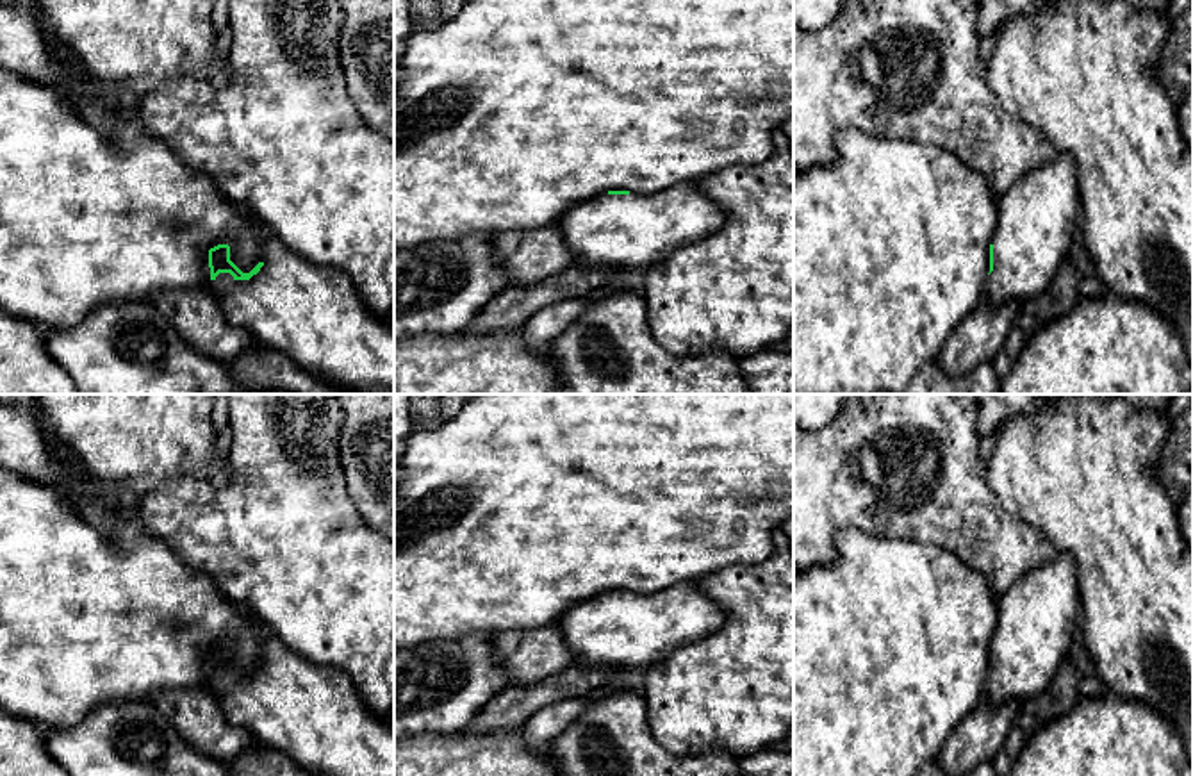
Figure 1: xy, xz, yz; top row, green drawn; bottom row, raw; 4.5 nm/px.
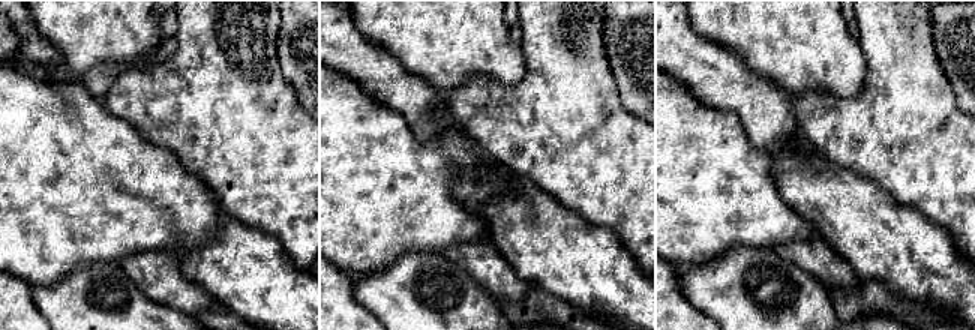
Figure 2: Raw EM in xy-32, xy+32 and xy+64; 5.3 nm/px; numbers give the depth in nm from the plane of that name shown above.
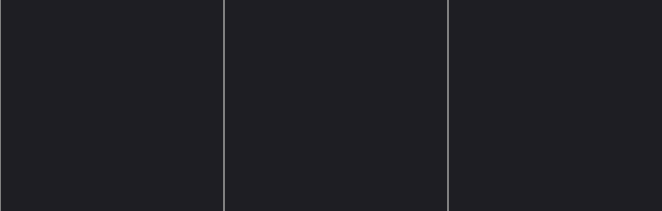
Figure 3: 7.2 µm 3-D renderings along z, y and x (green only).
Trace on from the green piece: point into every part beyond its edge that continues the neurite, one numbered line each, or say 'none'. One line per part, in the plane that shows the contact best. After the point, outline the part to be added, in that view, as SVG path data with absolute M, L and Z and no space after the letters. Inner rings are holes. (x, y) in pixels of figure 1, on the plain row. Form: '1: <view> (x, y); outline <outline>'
1: xy (311, 712); outline M257 621L257 637L260 639L260 658L264 662L257 674L250 680L235 680L230 673L219 673L207 683L230 722L248 730L262 746L287 755L312 776L394 776L394 728L387 719L367 708L351 678L341 669L314 664L291 651L260 621Z

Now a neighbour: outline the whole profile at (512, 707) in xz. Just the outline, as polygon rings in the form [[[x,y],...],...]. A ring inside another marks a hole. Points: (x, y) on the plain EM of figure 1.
[[[572,662],[533,687],[514,687],[496,694],[460,731],[490,733],[522,726],[537,710],[585,698],[608,683],[613,669]]]

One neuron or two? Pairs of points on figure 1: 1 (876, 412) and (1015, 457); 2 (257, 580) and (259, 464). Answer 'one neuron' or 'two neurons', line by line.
1: two neurons
2: one neuron

